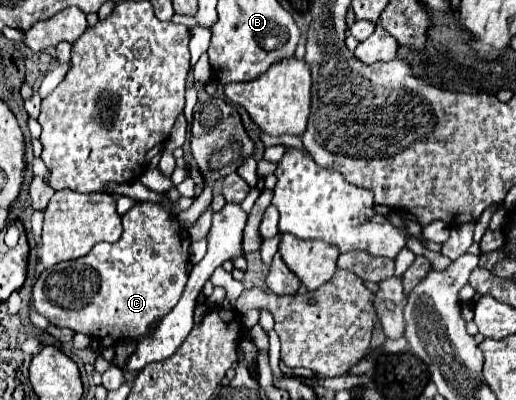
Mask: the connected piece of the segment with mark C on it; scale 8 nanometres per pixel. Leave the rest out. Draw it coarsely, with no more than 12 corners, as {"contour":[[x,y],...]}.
{"contour":[[155,202],[43,270],[33,306],[89,338],[147,338],[185,290],[189,232]]}

